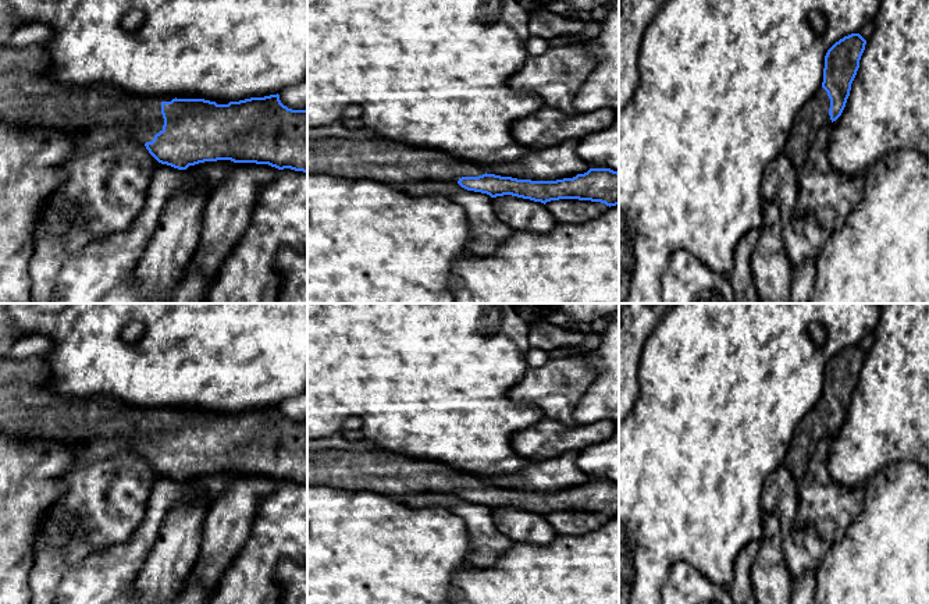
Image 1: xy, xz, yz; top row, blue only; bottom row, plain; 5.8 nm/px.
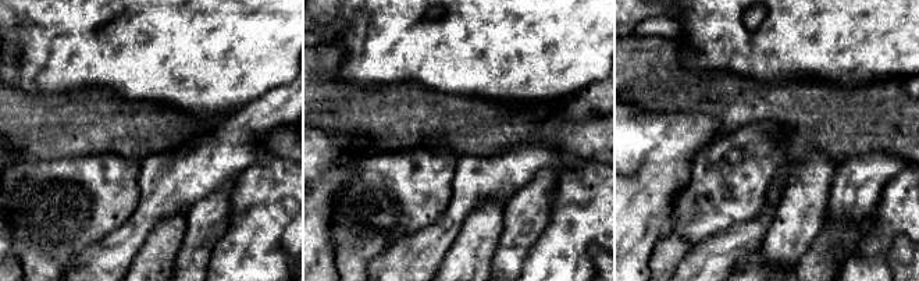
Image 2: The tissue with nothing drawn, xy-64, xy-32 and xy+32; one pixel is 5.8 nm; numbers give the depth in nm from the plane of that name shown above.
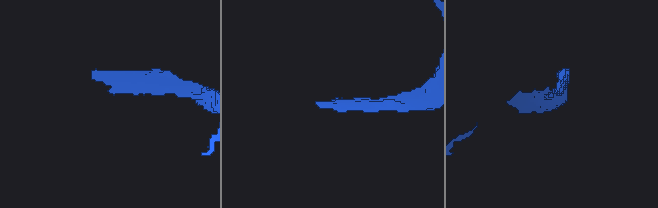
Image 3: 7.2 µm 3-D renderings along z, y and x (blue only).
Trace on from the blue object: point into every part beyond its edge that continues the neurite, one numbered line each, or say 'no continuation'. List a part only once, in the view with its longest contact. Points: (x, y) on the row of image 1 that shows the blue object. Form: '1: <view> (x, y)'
1: xy (29, 100)

